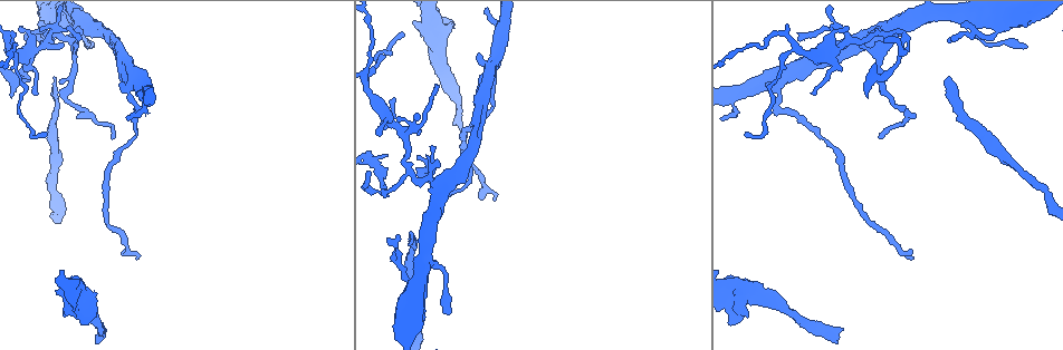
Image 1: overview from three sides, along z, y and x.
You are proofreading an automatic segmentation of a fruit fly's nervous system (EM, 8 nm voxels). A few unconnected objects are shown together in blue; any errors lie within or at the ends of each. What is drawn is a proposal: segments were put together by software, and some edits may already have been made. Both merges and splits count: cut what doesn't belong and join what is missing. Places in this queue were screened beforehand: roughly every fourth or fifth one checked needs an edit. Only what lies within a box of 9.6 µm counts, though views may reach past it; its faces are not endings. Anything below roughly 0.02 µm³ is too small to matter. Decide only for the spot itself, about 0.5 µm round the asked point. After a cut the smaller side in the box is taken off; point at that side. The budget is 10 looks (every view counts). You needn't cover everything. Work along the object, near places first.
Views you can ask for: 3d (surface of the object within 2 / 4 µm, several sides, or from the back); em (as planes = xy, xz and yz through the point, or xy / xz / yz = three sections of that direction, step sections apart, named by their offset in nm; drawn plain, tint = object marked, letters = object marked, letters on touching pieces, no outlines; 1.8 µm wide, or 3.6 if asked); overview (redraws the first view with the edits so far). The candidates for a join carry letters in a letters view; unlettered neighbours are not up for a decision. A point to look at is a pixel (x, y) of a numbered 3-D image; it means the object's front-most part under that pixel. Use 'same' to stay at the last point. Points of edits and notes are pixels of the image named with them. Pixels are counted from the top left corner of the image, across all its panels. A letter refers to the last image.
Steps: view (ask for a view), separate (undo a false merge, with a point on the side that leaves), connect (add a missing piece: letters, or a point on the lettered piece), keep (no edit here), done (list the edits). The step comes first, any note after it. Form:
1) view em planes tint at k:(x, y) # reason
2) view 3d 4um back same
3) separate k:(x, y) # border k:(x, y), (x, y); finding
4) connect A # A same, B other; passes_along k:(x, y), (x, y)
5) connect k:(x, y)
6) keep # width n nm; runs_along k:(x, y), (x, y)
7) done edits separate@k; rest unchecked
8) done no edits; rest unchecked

view em xz step 8 tint at 1:(137, 257) # free end

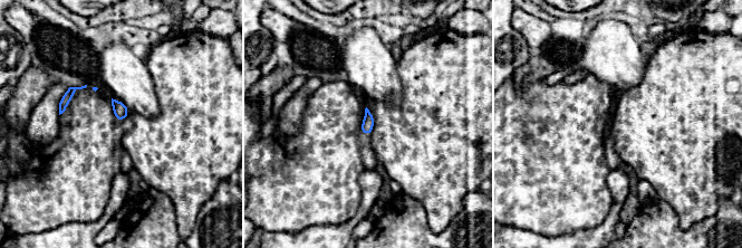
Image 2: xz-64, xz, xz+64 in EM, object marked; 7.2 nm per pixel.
view em planes letters same # another direction

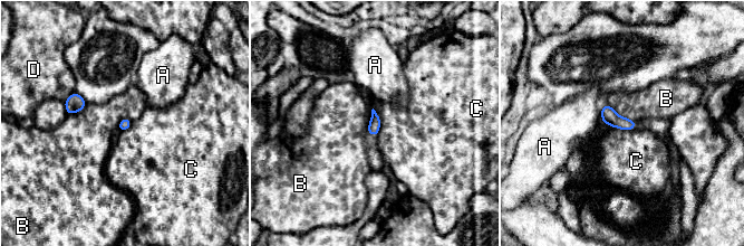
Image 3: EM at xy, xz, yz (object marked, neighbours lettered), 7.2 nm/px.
keep # width 80 nm; A other, B other, C other, D other; none of them fits

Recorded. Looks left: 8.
view em xz step 8 letters at 1:(747, 317) # an open end

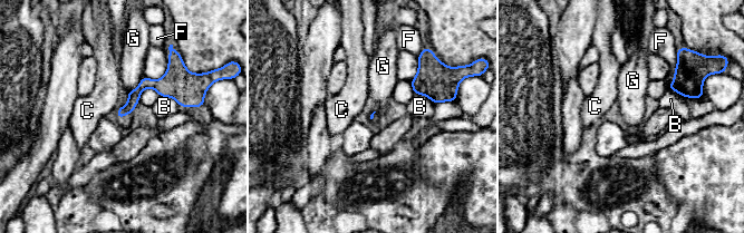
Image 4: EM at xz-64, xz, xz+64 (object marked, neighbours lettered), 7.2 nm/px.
view em yz step 8 letters same

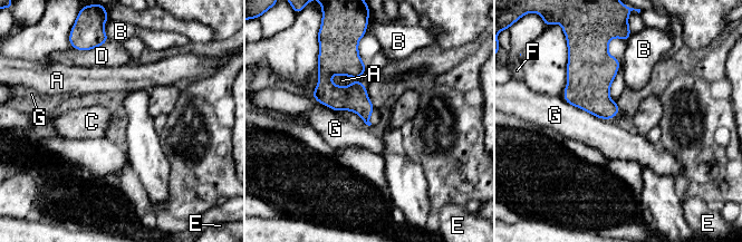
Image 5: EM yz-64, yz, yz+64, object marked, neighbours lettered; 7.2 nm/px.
keep # A other, B other, C other, D other, E other, F other, G other; border 5:(564, 97), (568, 103), (608, 119); no lettered piece goes on from it

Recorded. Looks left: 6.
view 3d 4um at 1:(460, 127) # end of a long branch

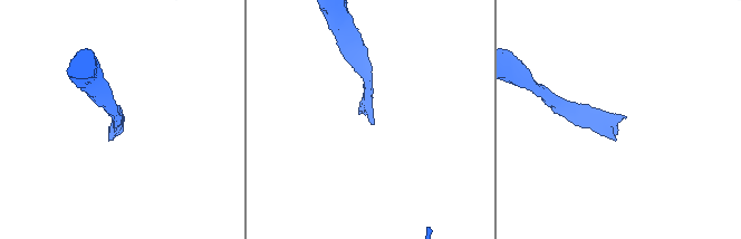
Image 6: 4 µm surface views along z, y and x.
view em xy step 16 tint at 6:(371, 124)

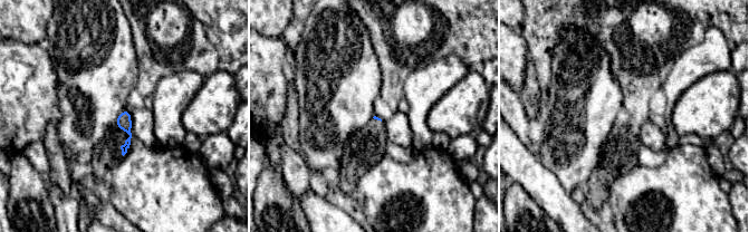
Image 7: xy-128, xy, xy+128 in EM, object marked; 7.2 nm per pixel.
view em xy step 16 letters same

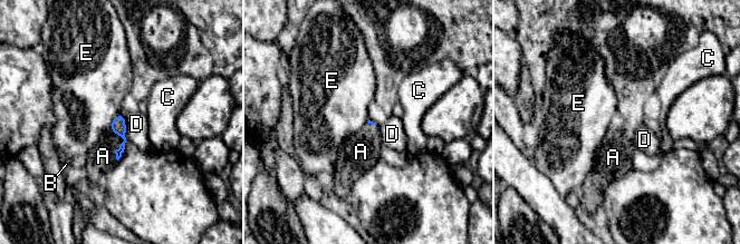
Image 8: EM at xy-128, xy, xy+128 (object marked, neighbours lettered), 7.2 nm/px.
connect A # A same, B other, C other, D other, E other; passes_along 8:(117, 126), (122, 143), (103, 156); the neuron continues

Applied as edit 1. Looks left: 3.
view 3d 4um at 1:(46, 136) # end of a long branch

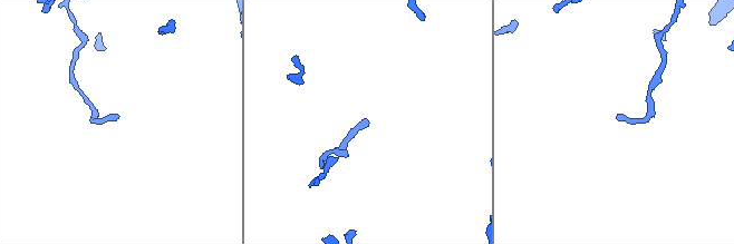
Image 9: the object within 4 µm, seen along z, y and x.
view em xz step 16 letters at 9:(116, 115)

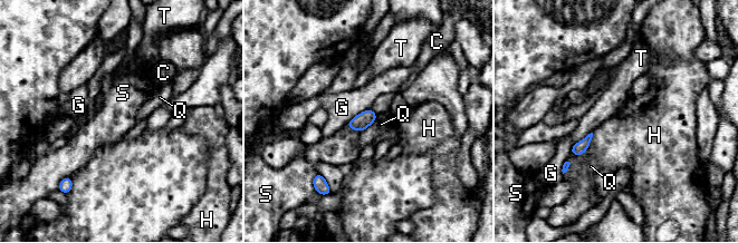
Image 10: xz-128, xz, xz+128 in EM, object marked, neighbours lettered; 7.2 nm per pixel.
view em planes letters same

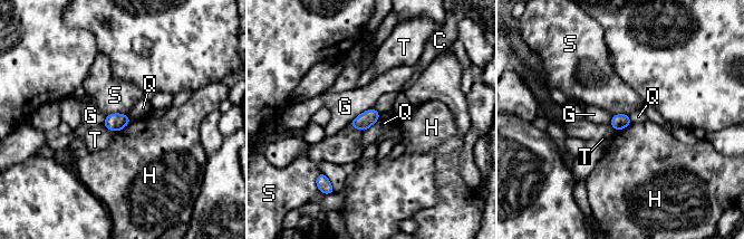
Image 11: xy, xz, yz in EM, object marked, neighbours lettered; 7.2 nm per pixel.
keep # longest_contact G 220 nm; C other, G other, H other, Q other, S other, T other; border 11:(126, 114), (109, 113), (107, 115); no lettered piece goes on from it

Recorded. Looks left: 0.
done edits connect@8; rest unchecked

